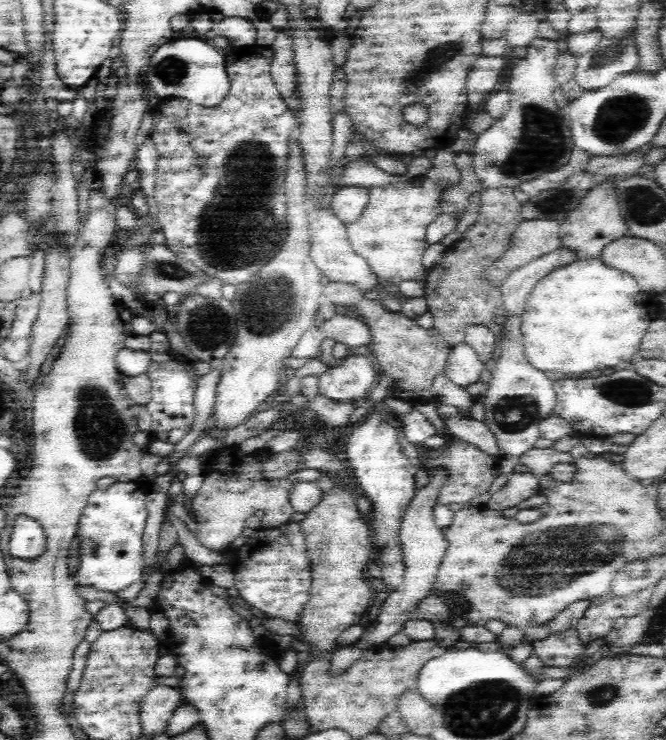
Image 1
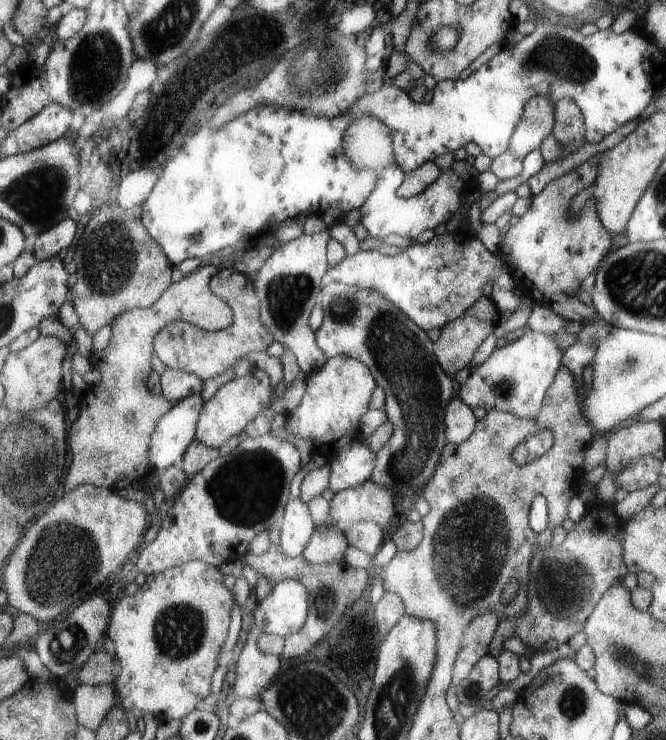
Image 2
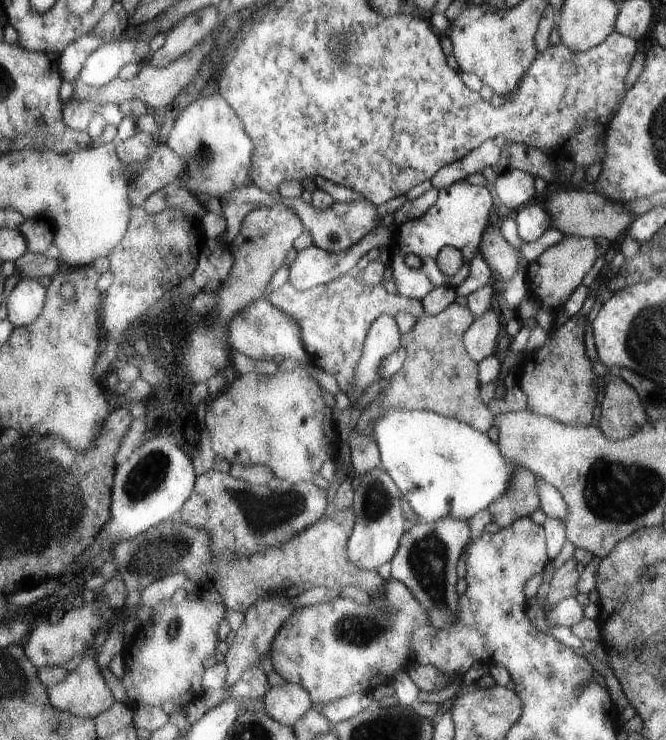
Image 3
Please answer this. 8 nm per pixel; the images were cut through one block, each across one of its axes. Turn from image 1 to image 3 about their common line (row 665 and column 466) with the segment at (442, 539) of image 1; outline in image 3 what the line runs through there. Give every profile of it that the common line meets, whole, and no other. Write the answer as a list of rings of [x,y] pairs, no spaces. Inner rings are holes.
[[[489,310],[479,320],[475,320],[473,330],[465,334],[465,350],[475,364],[481,364],[483,360],[495,354],[499,344],[499,334],[503,328],[501,324],[503,324],[503,318],[499,316],[499,312]]]

